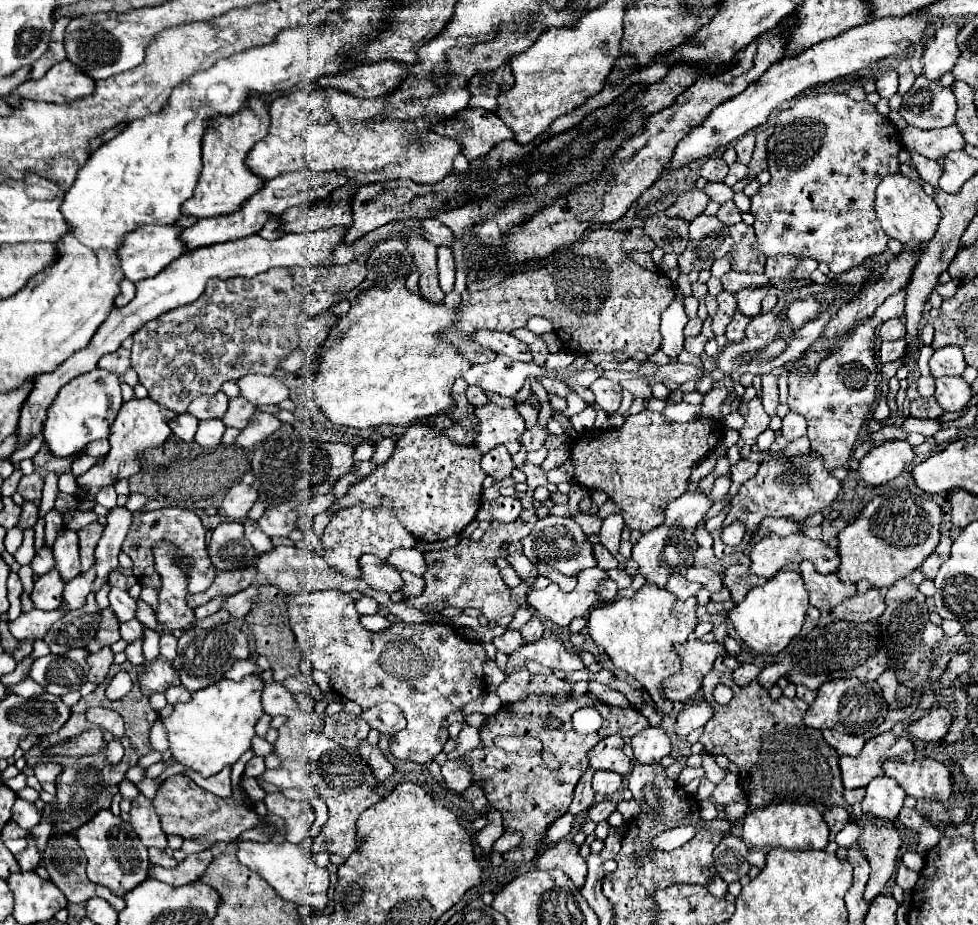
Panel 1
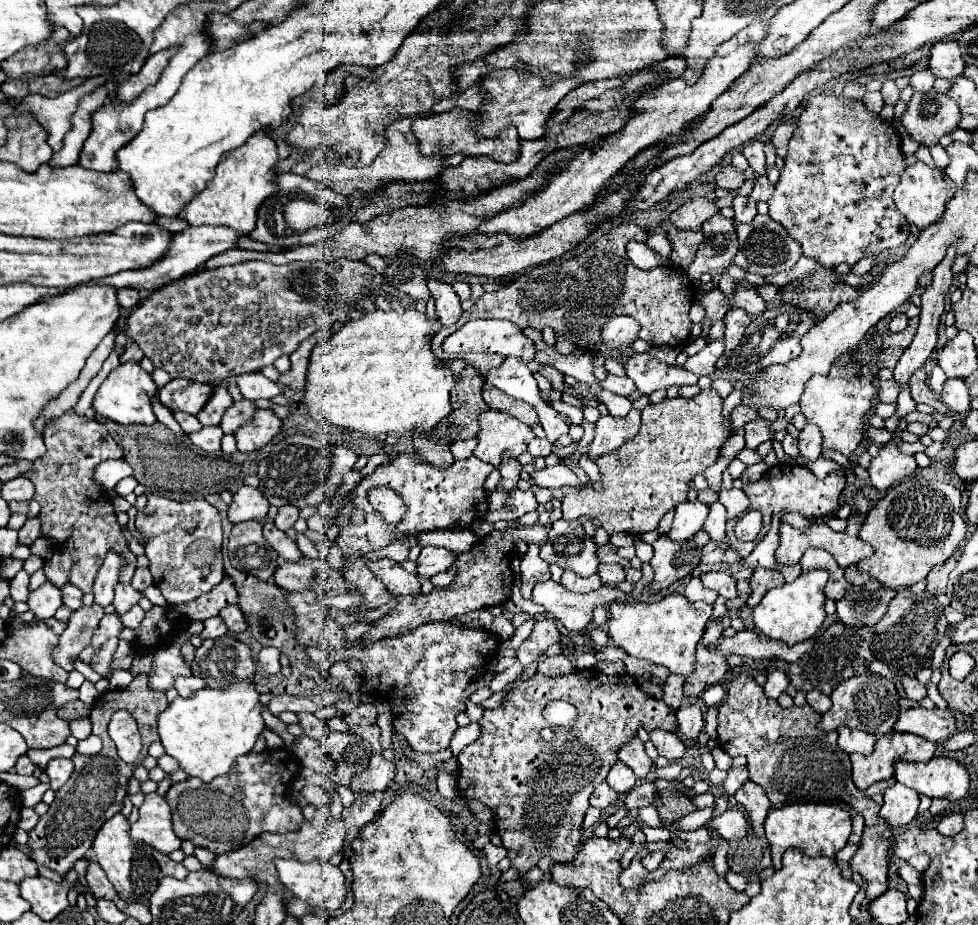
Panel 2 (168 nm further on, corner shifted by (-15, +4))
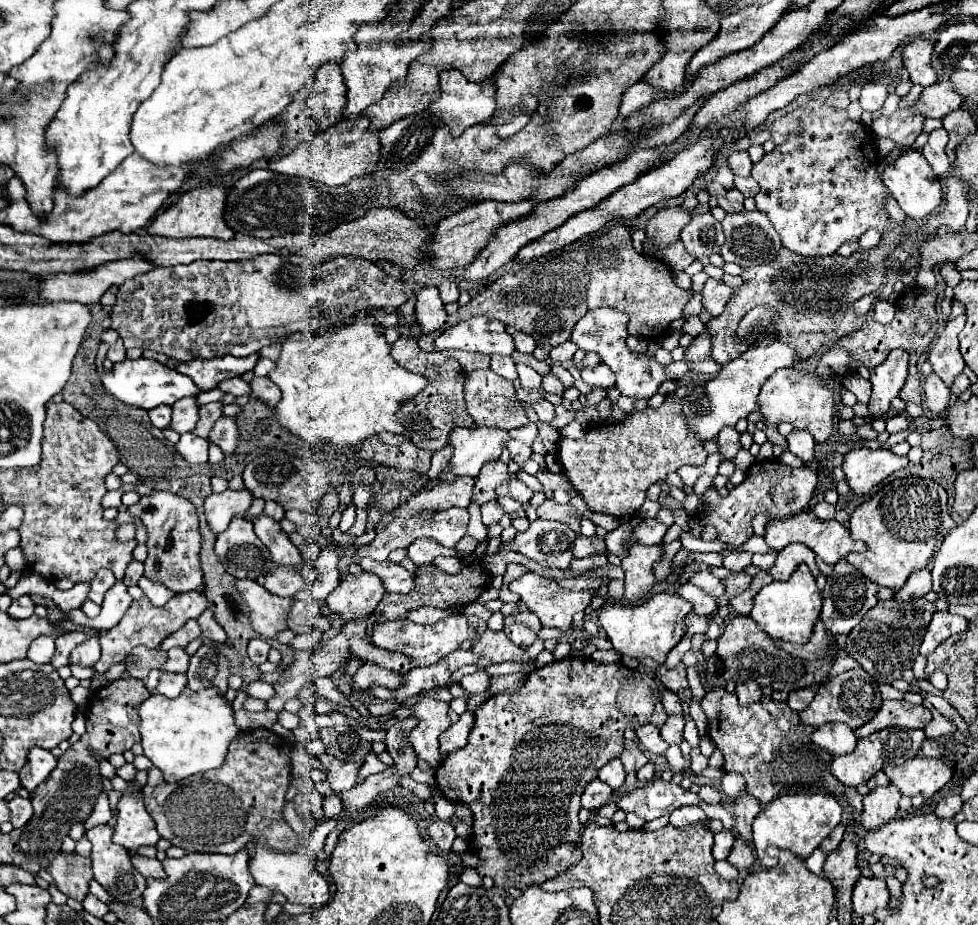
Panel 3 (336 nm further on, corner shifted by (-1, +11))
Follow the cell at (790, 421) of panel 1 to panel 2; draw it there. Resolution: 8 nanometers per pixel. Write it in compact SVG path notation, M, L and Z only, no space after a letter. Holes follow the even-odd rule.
M806 425L804 431L798 437L798 449L800 455L808 461L816 461L822 453L822 433L816 429L816 425Z

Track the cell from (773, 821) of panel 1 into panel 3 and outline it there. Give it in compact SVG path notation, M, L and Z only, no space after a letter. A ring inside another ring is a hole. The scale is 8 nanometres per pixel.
M782 794L768 802L760 814L754 818L754 850L764 868L772 868L778 862L778 856L770 856L768 848L792 850L796 856L808 858L822 840L838 826L842 818L842 808L830 794Z

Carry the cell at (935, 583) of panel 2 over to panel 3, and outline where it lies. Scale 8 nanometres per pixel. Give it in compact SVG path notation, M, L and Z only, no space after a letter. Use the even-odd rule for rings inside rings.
M922 568L922 570L914 570L914 574L910 574L910 578L906 580L904 588L896 592L896 600L900 602L906 602L910 598L920 598L924 594L928 594L932 590L932 584L930 584L930 570L928 568Z

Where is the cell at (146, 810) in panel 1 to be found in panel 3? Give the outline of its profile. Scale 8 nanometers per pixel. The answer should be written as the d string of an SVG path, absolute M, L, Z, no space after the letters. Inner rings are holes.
M126 794L118 802L118 822L112 840L126 850L138 850L144 844L156 844L160 840L152 816L146 812L142 794Z

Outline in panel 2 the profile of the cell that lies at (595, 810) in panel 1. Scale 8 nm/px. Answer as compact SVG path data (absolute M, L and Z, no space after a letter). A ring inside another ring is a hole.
M644 781L642 785L634 787L634 789L626 795L624 805L626 805L626 809L640 809L640 807L648 807L648 805L652 805L652 803L654 803L656 793L658 793L656 785L654 785L652 781Z

